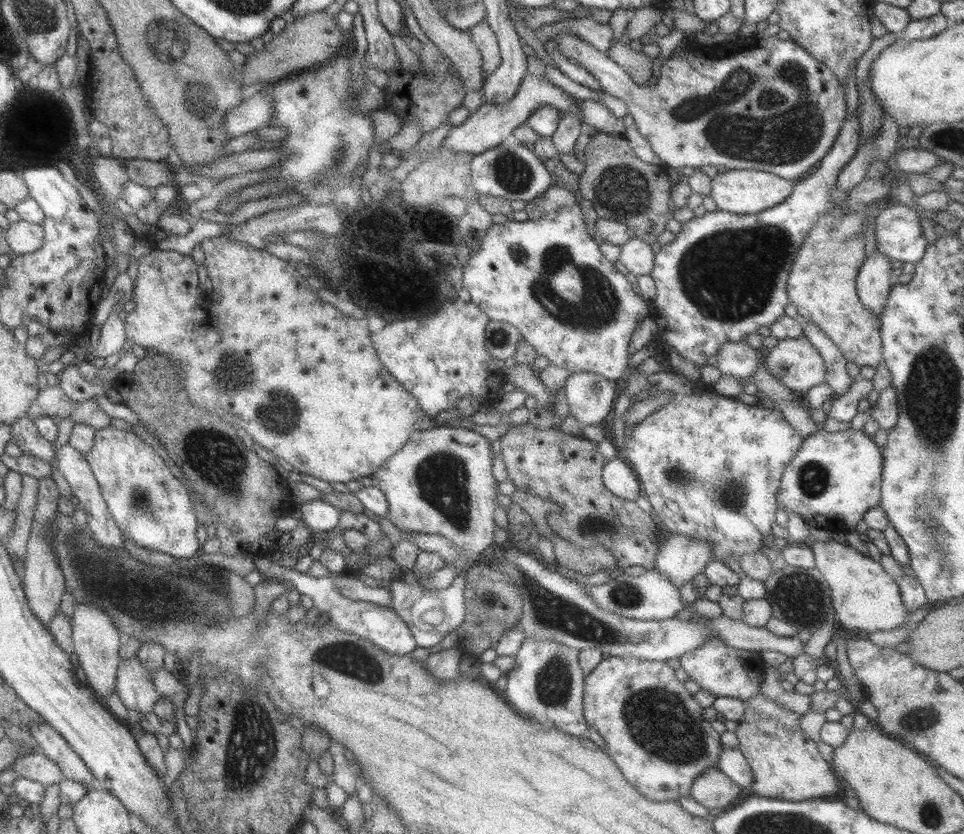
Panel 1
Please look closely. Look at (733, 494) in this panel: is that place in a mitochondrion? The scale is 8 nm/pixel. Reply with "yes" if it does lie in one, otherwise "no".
yes

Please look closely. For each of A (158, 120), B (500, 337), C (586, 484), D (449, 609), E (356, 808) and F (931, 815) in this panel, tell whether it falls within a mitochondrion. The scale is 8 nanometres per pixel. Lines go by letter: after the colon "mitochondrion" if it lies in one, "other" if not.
A: other
B: mitochondrion
C: other
D: other
E: other
F: mitochondrion

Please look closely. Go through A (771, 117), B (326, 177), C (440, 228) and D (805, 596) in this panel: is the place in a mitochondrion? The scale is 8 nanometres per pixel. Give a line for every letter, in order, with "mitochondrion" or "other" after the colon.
A: mitochondrion
B: mitochondrion
C: other
D: mitochondrion

